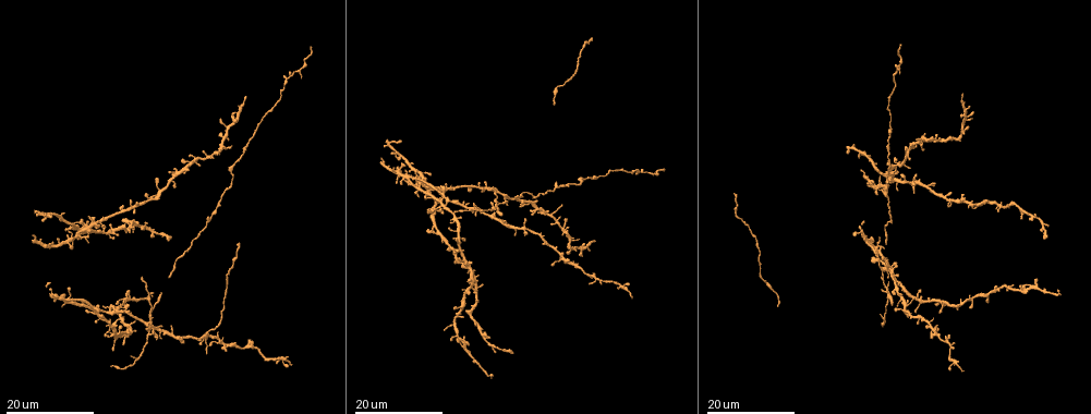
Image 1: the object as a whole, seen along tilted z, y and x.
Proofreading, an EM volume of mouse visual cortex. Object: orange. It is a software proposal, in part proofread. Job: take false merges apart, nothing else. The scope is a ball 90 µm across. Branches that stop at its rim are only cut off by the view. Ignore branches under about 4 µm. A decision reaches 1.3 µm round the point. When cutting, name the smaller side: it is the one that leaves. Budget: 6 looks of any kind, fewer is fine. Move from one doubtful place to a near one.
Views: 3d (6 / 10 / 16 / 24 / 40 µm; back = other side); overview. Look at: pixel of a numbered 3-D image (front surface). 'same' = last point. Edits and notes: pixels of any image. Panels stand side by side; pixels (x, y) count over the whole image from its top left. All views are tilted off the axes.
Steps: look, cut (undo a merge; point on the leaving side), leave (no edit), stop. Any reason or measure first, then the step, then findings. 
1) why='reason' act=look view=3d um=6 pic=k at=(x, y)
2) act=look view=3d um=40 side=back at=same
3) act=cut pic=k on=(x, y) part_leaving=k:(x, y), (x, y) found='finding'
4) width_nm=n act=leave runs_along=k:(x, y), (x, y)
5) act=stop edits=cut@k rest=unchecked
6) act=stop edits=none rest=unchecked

why='calibre changes' act=look view=3d um=24 pic=1 at=(901, 65)

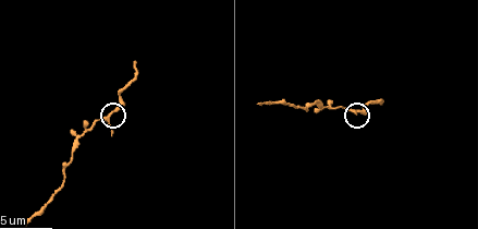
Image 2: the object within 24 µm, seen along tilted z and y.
act=look view=3d um=10 pic=2 at=(108, 119)

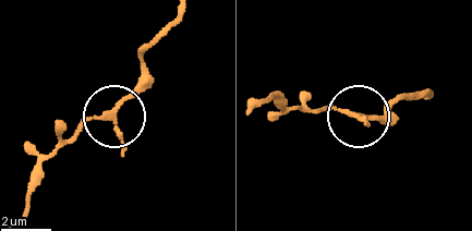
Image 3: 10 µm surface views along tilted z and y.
act=leave runs_along=3:(20, 219), (33, 175), (83, 122), (112, 113), (144, 67) found='one neuron here'

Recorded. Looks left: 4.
why='three-way junction' act=look view=3d um=24 pic=1 at=(203, 160)

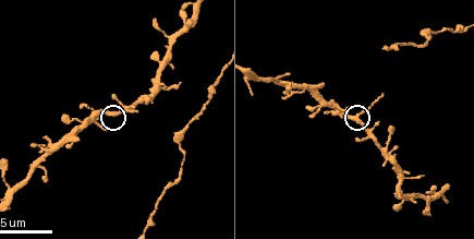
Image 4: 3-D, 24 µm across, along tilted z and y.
act=look view=3d um=6 pic=4 at=(356, 114)

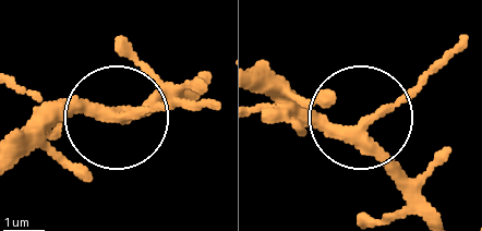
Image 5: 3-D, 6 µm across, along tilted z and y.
side_arm_um=24 act=leave found='continuous, no second neuron'

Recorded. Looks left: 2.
why='looks like a crossing' act=look view=3d um=24 pic=1 at=(148, 332)

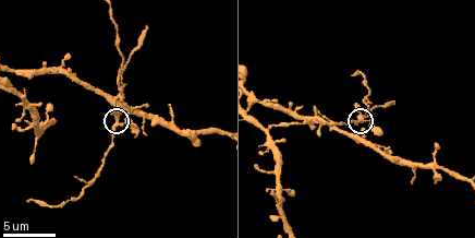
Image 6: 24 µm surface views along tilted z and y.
why='zoom in' act=look view=3d um=10 pic=6 at=(118, 118)

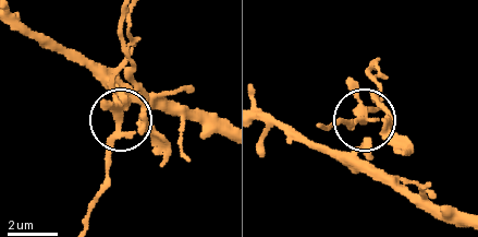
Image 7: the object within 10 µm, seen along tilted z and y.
act=cut pic=7 on=(385, 130) part_leaving=7:(113, 141), (136, 130), (143, 117), (123, 19) found='a second neuron is stuck on'

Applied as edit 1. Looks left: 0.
act=stop edits=cut@7 rest=unchecked

